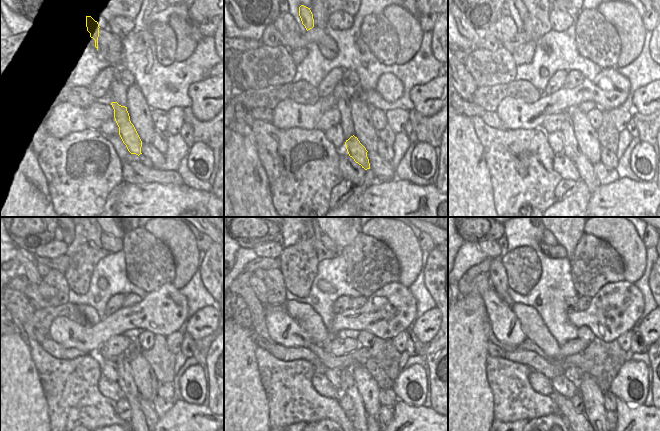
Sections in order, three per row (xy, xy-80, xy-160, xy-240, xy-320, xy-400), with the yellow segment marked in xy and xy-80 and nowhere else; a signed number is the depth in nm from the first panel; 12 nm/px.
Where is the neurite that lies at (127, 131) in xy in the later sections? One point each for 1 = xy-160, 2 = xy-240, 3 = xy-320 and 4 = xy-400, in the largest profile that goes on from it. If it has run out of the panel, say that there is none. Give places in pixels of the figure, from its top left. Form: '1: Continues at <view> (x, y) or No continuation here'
1: Continues at xy-160 (586, 169)
2: Continues at xy-240 (151, 419)
3: Continues at xy-320 (371, 420)
4: No continuation here.

